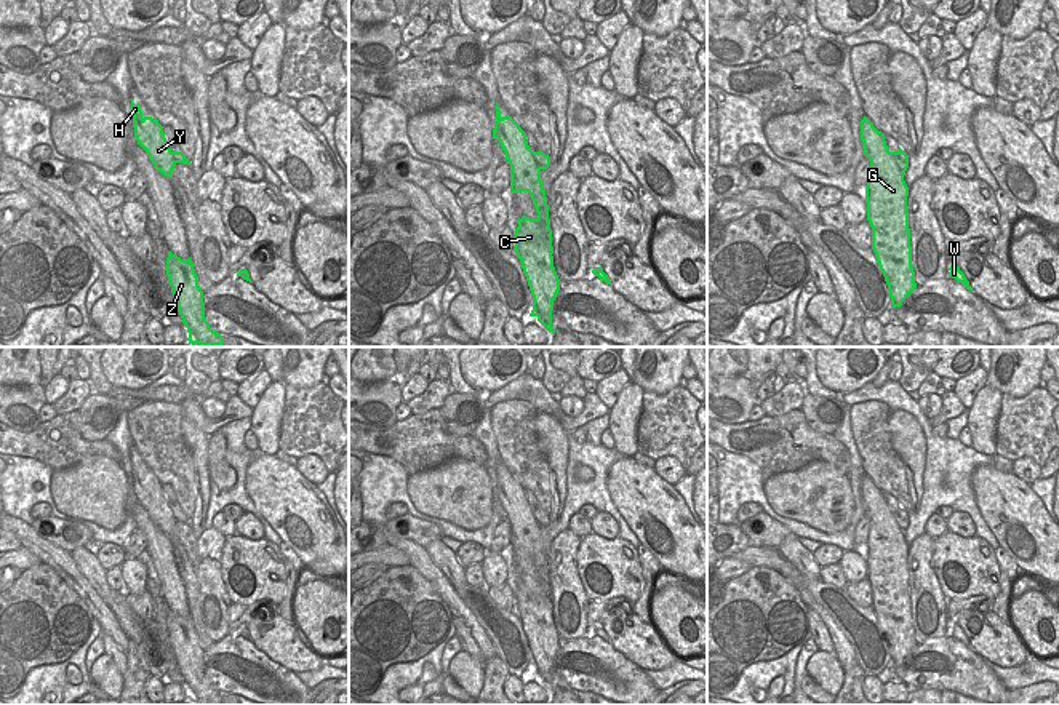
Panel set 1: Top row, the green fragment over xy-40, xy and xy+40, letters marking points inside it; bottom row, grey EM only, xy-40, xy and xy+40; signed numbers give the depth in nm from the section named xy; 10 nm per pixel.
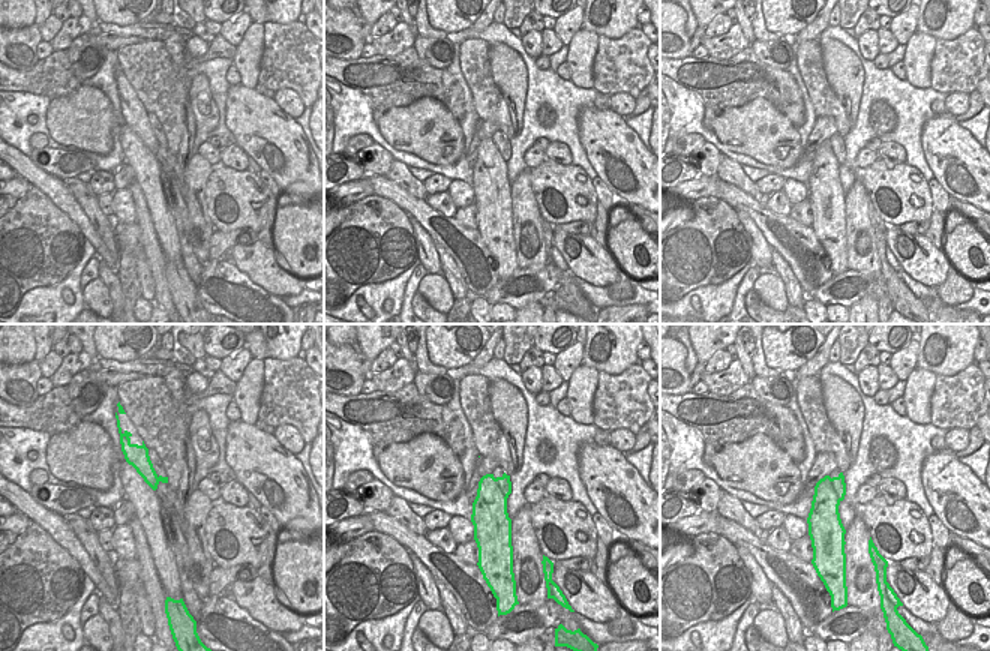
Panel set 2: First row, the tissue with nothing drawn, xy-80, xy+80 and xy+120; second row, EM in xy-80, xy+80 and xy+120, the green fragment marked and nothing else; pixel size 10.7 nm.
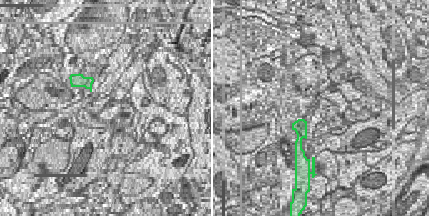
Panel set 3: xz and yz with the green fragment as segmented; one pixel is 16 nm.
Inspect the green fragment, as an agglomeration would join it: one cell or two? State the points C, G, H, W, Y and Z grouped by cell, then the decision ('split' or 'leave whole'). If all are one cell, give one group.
groups C G H Y Z / W; split

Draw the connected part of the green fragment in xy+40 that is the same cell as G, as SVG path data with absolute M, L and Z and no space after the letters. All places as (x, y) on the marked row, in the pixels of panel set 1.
M867 117L861 120L861 141L870 161L865 203L872 249L888 285L893 310L917 288L907 213L909 187L885 134Z

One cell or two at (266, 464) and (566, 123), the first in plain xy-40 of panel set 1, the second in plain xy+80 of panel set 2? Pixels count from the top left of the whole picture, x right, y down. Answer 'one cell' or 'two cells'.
two cells

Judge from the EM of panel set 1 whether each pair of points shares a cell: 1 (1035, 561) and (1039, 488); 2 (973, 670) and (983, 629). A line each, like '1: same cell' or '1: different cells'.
1: different cells
2: different cells

